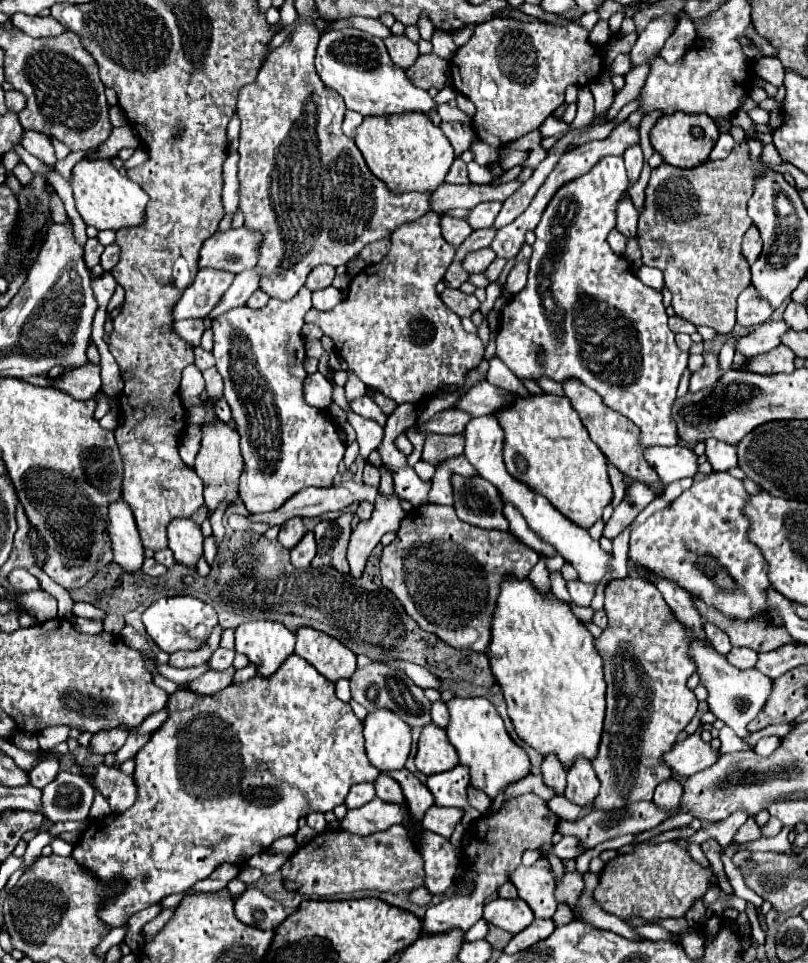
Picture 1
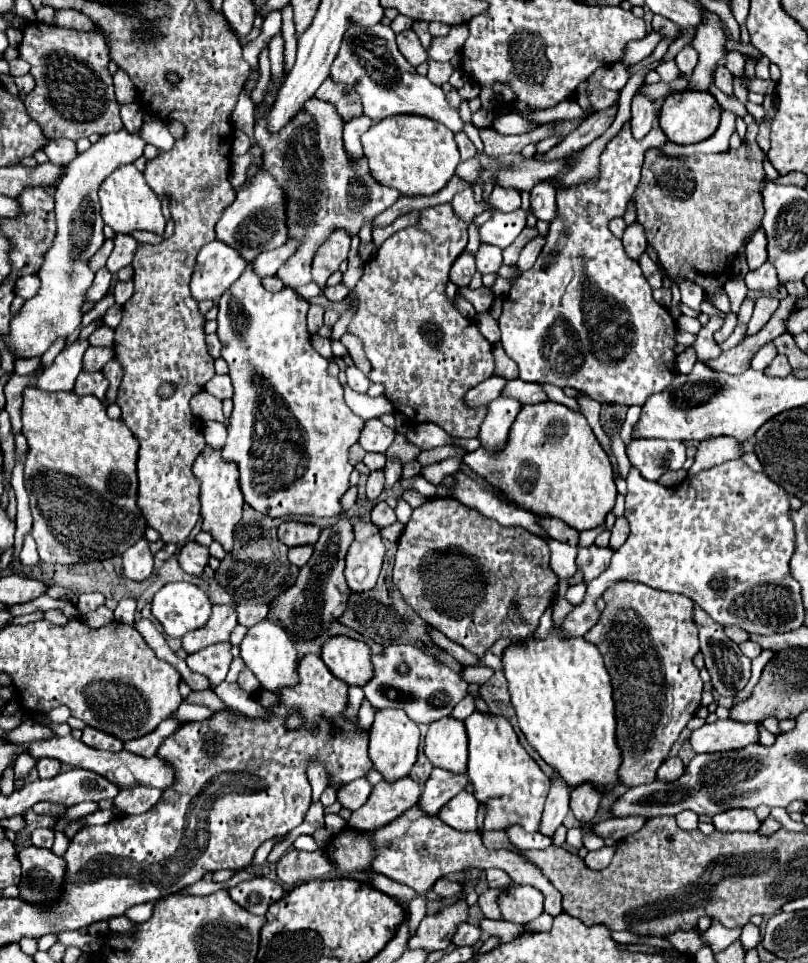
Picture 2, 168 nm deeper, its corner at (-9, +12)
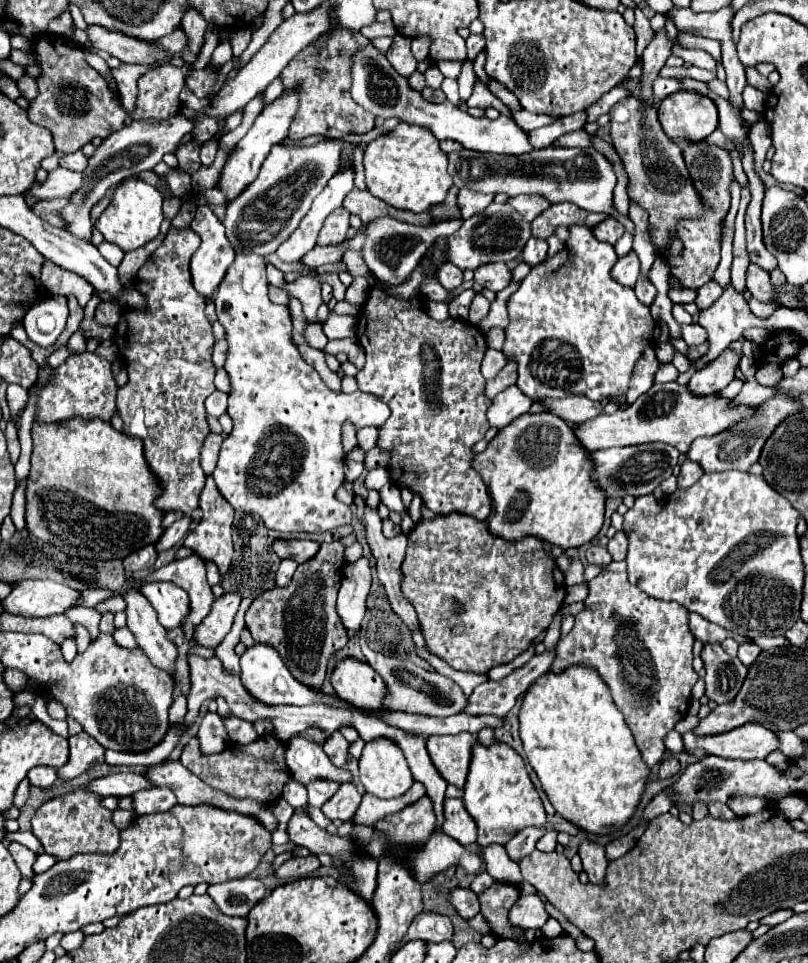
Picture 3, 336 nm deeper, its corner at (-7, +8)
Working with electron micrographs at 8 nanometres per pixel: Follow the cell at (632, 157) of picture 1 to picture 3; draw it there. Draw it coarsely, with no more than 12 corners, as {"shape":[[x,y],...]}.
{"shape":[[657,31],[643,51],[643,101],[653,105],[651,81],[659,75],[673,41]]}

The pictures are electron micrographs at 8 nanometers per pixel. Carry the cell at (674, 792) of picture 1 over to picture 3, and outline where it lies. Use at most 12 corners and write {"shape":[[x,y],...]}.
{"shape":[[675,757],[661,761],[659,779],[677,775],[679,761]]}

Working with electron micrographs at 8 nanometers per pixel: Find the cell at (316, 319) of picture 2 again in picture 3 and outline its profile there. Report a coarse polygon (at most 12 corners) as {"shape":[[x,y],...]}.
{"shape":[[335,209],[323,223],[317,245],[337,245],[349,229],[349,211]]}

